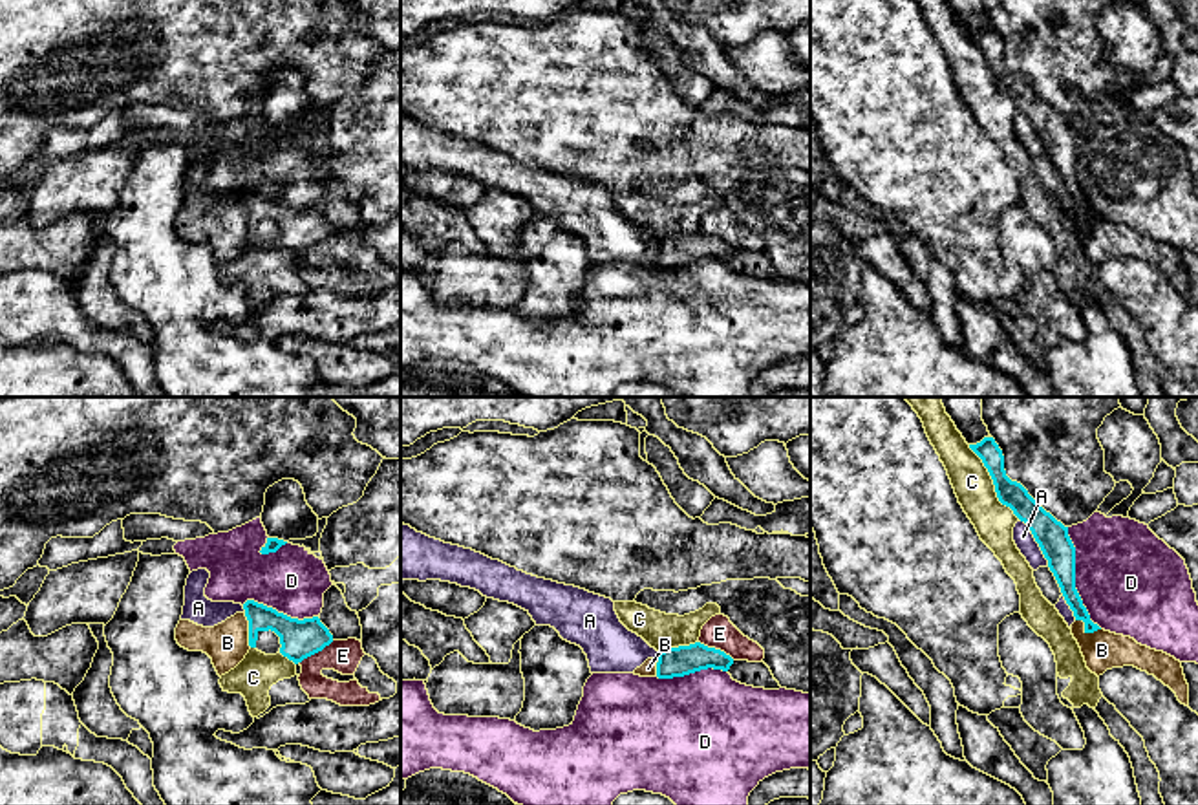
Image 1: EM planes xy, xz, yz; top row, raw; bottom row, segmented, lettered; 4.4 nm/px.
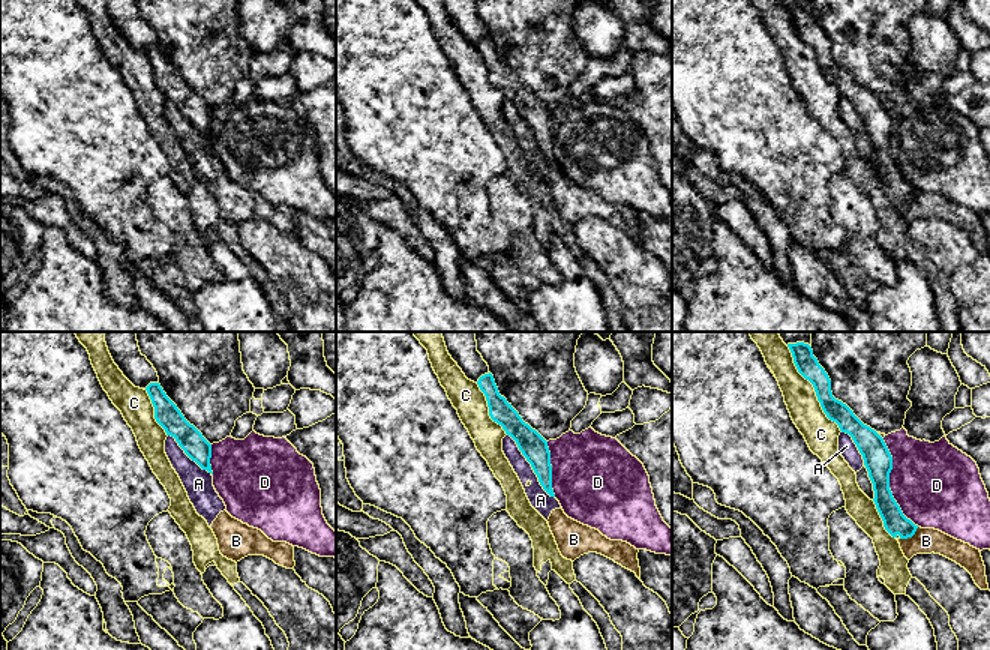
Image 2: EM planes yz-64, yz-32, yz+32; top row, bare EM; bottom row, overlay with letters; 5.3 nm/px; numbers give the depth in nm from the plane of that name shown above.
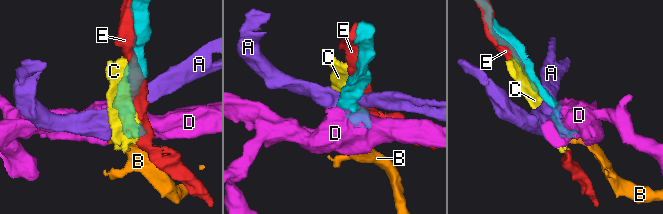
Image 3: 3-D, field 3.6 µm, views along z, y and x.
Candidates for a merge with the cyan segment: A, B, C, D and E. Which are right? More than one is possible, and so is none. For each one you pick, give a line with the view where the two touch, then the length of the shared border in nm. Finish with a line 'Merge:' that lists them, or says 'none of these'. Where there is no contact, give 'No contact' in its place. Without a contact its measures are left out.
Merge: none of these

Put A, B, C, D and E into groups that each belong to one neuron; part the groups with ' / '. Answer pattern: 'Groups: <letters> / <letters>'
Groups: A B / C / D / E

